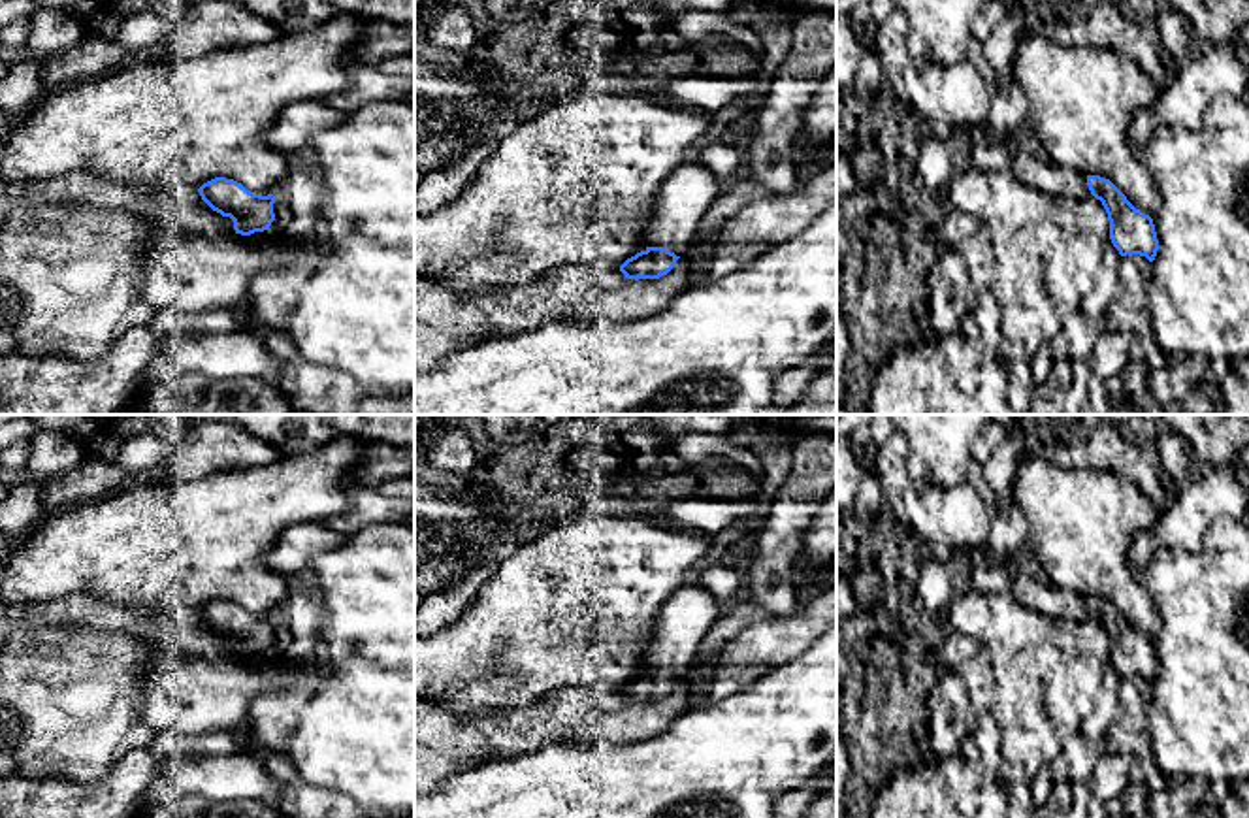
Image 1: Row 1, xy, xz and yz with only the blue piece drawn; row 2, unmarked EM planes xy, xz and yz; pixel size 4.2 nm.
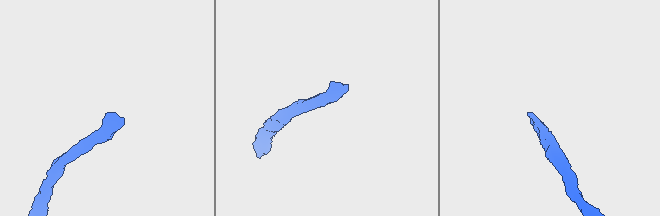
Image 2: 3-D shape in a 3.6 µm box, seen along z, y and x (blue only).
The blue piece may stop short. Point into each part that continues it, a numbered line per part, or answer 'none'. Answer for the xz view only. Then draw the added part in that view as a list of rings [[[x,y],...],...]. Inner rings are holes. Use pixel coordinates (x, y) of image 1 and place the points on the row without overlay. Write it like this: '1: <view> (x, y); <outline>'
1: xz (686, 617); [[[703,582],[686,586],[663,603],[642,646],[641,662],[676,679],[695,679],[693,658],[722,613],[722,603]]]

